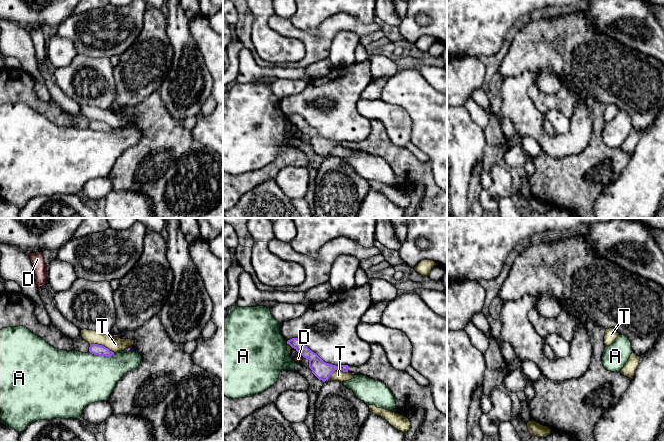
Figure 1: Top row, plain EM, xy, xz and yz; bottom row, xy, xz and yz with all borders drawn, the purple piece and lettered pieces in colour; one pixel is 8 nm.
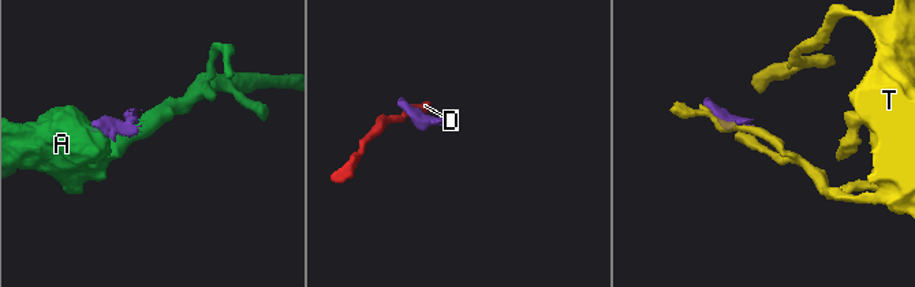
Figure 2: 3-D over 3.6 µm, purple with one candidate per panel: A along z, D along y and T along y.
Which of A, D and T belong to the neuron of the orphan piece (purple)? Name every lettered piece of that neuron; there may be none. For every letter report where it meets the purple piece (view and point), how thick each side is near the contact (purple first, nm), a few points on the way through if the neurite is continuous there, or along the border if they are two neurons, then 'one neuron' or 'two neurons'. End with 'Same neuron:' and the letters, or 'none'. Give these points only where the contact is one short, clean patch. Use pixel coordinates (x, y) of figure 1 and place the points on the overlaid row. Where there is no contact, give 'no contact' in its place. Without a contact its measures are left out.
A: xy (102, 355) | 90/420 nm | two neurons
D: xz (301, 354) | 140/70 nm | along xz (298, 352), (304, 357) | two neurons
T: xz (335, 369) | 140/90 nm | two neurons
Same neuron: none

